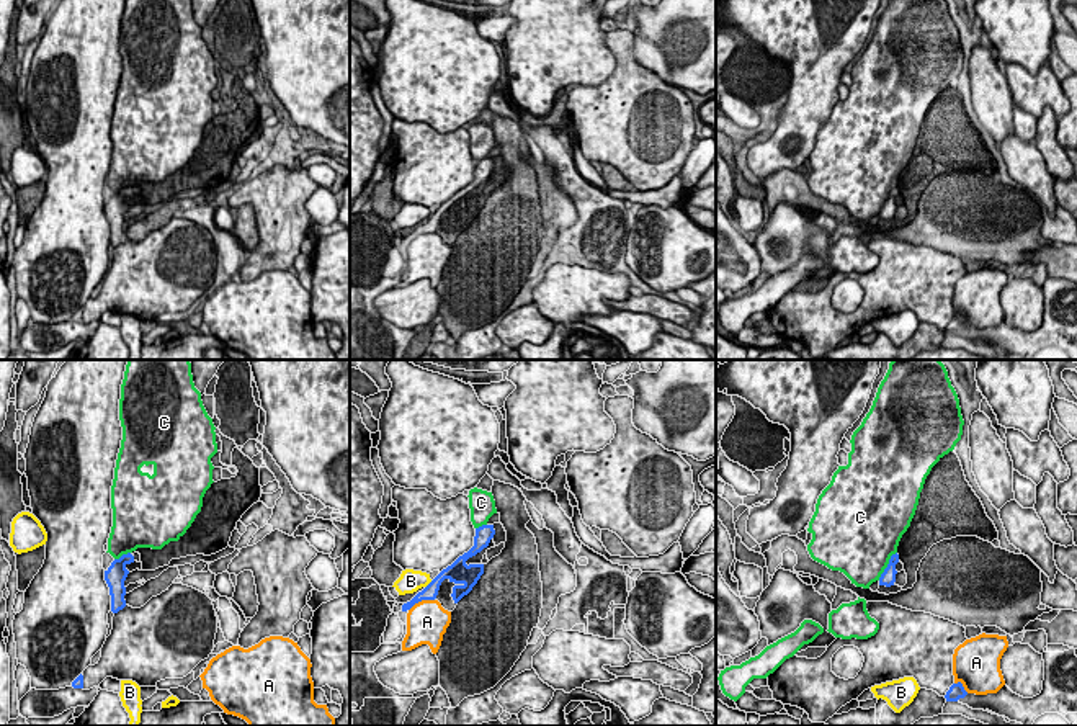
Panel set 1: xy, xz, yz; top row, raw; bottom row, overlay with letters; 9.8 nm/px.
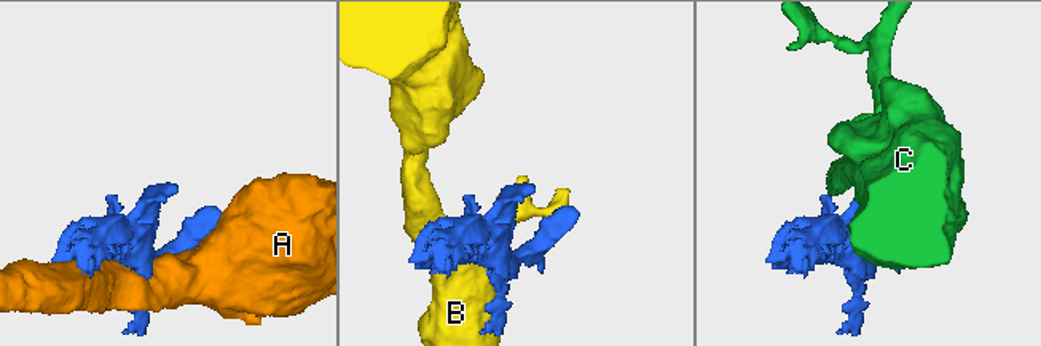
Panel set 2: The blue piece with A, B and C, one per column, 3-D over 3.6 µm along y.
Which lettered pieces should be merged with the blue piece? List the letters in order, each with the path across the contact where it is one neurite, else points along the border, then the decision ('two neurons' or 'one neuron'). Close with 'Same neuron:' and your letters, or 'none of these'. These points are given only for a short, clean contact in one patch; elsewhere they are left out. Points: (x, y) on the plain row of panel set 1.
A: two neurons
B: two neurons
C: along yz (896, 185), (878, 213) | two neurons
Same neuron: none of these

